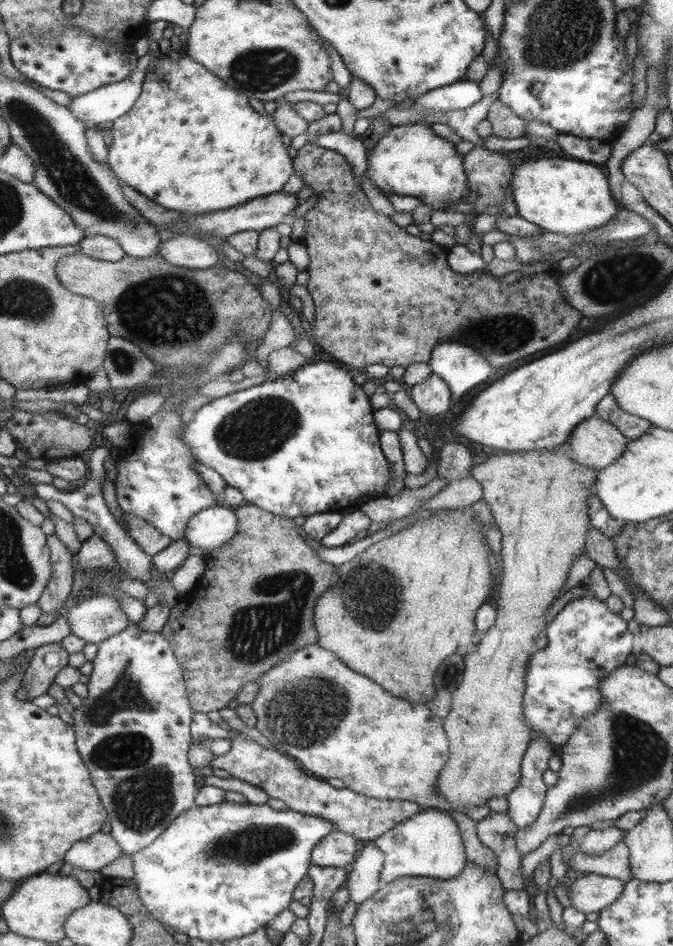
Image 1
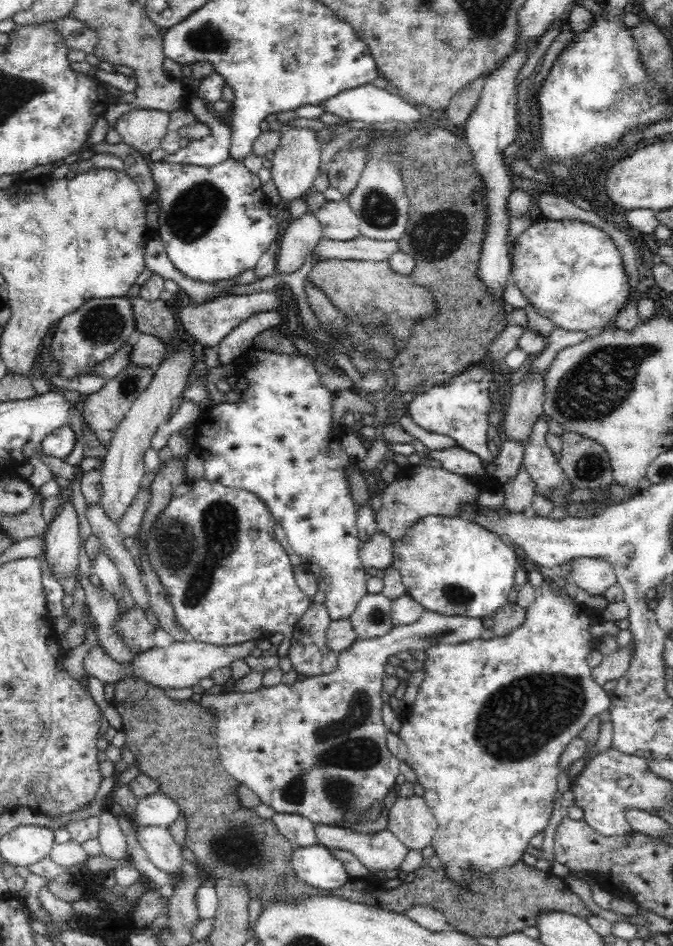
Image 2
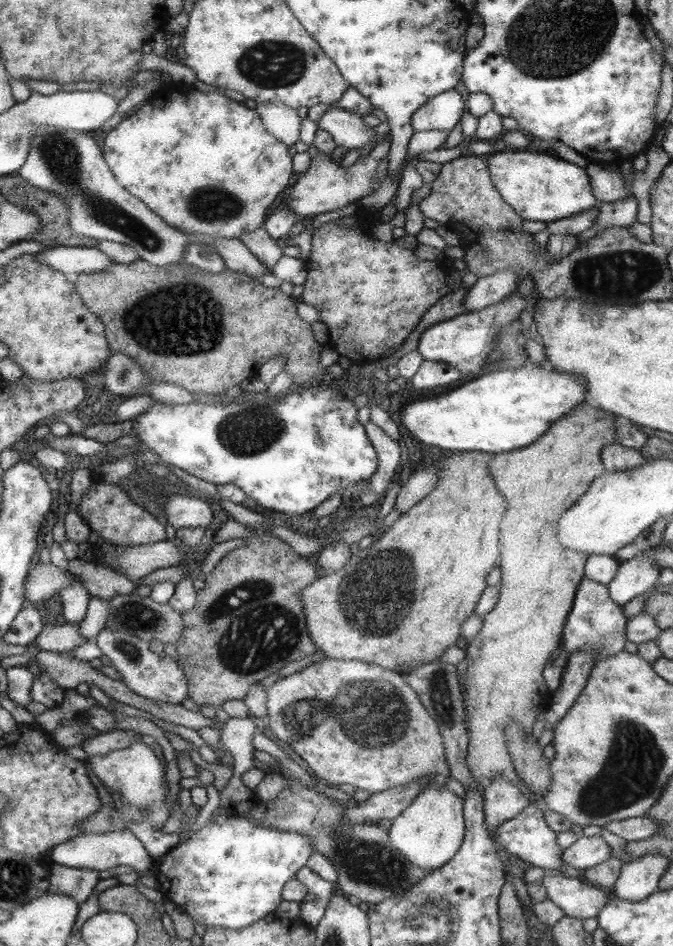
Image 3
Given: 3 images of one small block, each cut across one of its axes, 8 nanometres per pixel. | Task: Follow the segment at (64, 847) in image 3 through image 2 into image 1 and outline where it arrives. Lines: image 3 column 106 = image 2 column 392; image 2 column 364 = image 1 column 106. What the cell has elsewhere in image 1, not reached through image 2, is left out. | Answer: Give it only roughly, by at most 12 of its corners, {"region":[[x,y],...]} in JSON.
{"region":[[111,834],[79,840],[65,864],[99,872],[125,852]]}

